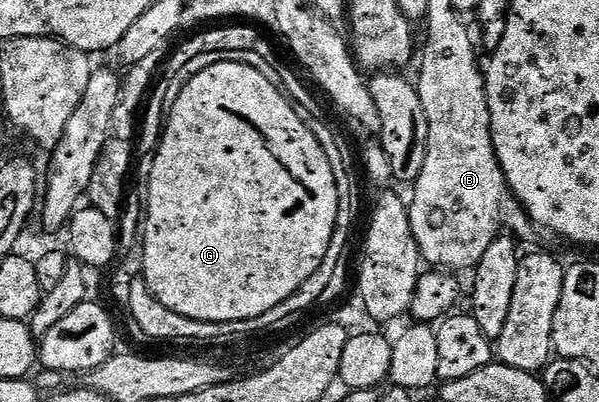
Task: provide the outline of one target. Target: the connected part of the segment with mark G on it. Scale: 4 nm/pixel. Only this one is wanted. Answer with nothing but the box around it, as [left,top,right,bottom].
[141,63,338,322]

